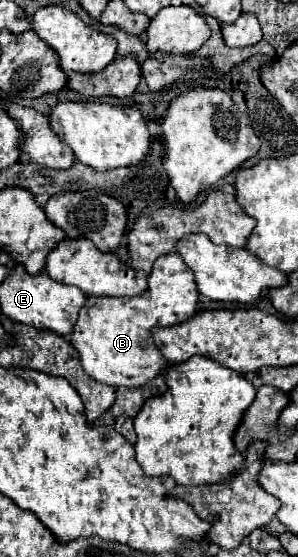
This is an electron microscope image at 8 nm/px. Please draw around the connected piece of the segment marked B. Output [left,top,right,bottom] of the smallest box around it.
[69,253,197,387]

